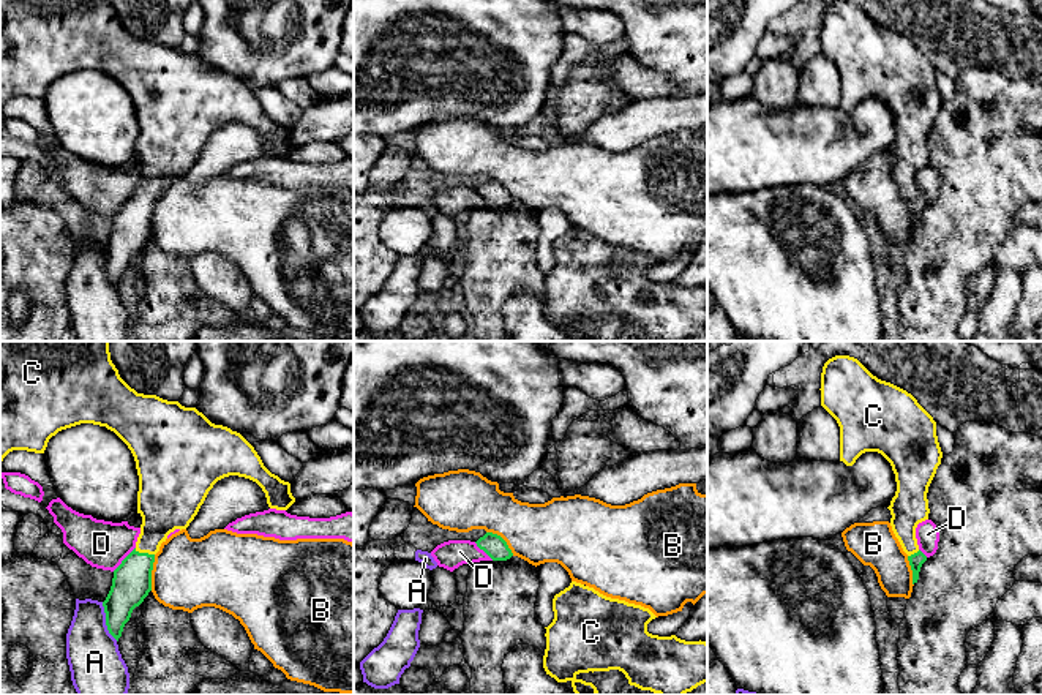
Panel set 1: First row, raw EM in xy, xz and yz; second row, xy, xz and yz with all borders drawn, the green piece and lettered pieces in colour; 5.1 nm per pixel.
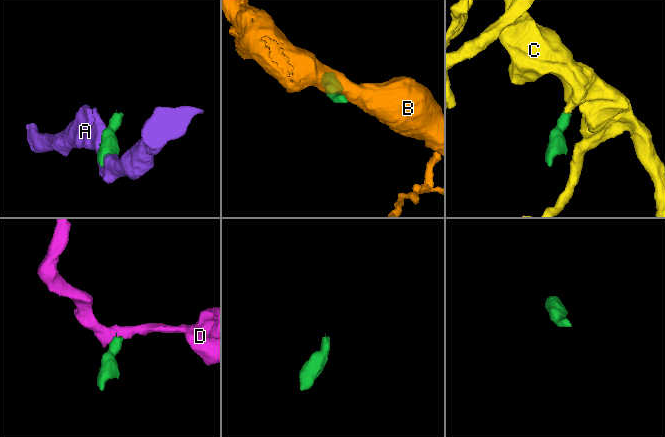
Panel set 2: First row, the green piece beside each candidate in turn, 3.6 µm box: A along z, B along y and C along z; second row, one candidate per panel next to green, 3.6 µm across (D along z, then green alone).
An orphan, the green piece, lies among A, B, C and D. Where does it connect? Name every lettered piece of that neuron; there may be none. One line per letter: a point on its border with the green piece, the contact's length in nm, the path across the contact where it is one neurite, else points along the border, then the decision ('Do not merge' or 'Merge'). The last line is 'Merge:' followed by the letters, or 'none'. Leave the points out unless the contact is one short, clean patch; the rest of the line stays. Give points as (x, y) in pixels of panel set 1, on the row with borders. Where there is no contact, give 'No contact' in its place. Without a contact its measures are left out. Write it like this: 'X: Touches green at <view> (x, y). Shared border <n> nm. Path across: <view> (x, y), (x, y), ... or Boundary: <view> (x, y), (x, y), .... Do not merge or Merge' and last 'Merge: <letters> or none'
A: Touches green at xy (106, 621). Shared border 220 nm. Do not merge
B: Touches green at xy (150, 572). Shared border 190 nm. Boundary: xy (155, 555), (150, 589). Do not merge
C: Touches green at xy (144, 553). Shared border 110 nm. Path across: xy (131, 583), (144, 553), (163, 509). Merge
D: Touches green at xy (123, 559). Shared border 170 nm. Boundary: xy (134, 547), (112, 571). Do not merge
Merge: C

